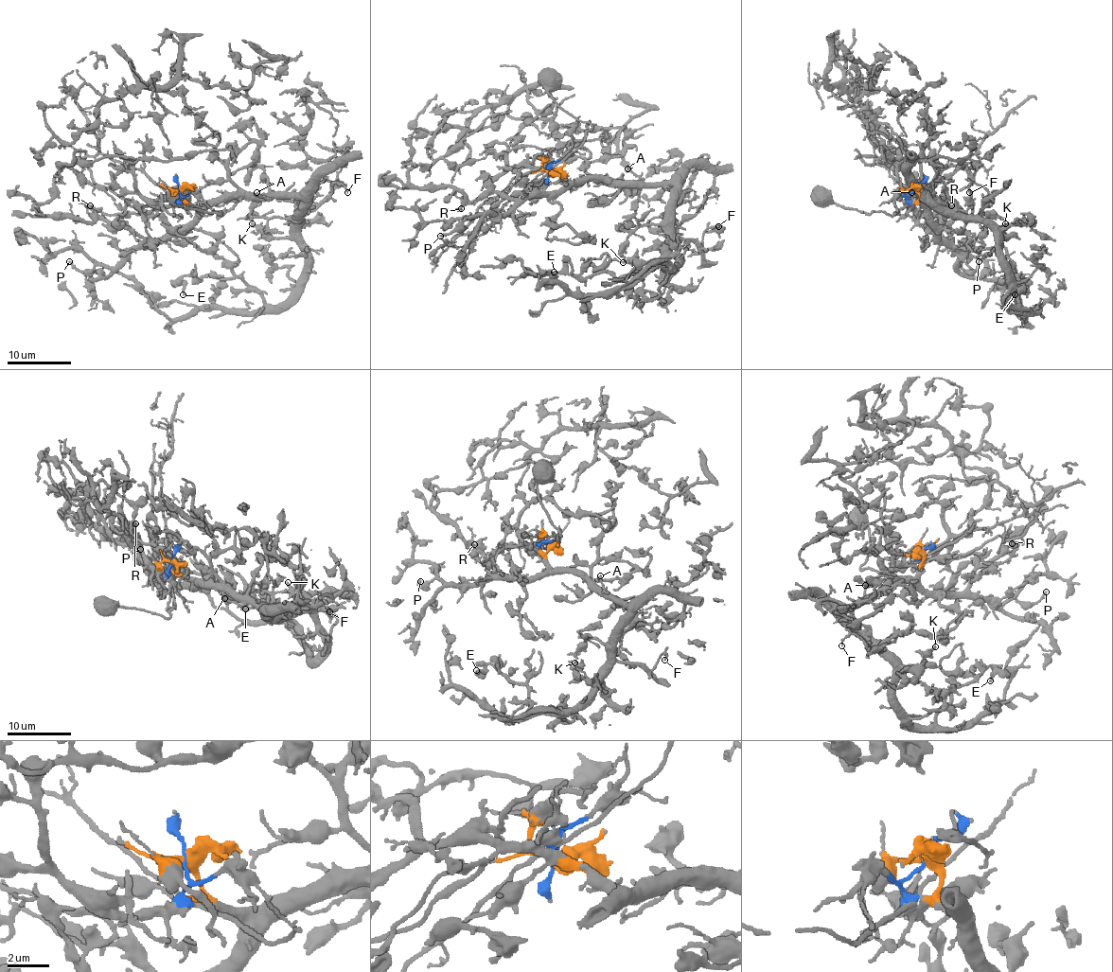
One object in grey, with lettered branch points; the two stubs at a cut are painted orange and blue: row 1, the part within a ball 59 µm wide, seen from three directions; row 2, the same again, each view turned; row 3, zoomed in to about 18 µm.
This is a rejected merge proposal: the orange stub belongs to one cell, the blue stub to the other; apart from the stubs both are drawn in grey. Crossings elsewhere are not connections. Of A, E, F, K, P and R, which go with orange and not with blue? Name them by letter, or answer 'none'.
A, E, F, K, P, R

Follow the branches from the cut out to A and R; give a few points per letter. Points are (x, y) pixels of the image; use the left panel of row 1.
A: (179, 189), (186, 202), (200, 205), (233, 197), (264, 197), (267, 201), (267, 197), (260, 197), (256, 192)
R: (179, 189), (196, 210), (196, 217), (156, 238), (138, 238), (127, 229), (95, 220), (87, 211), (90, 205)

